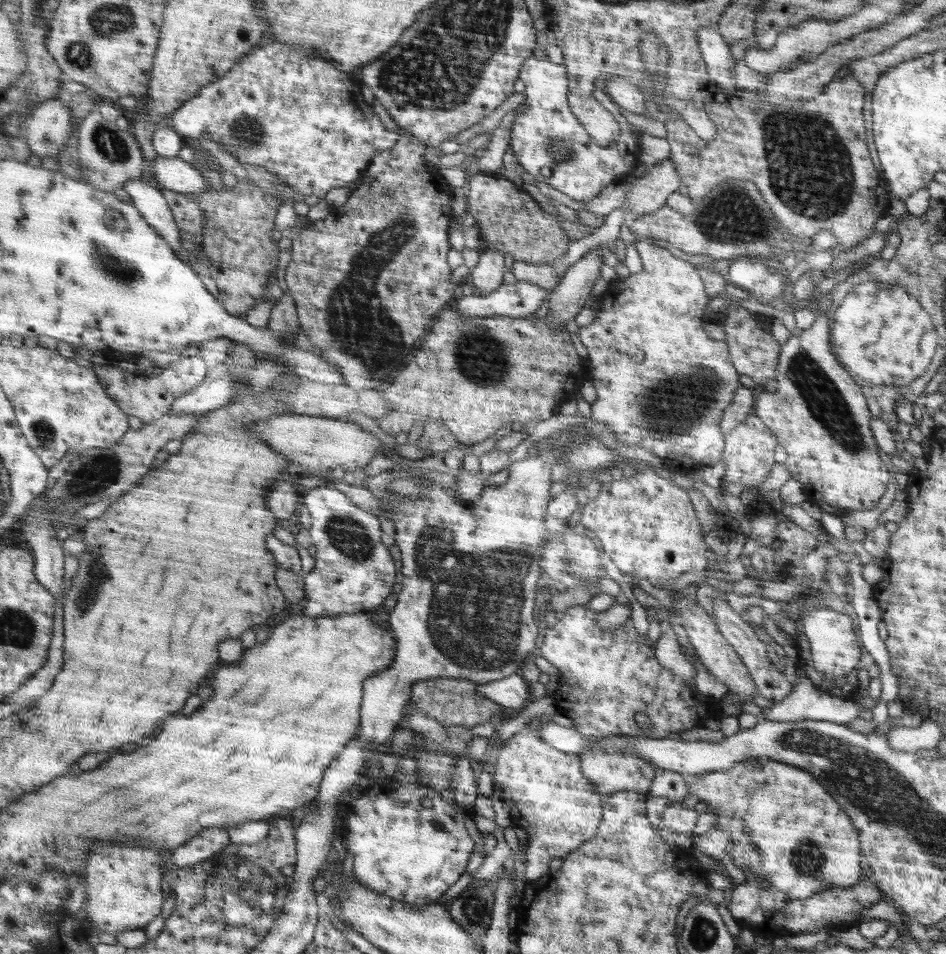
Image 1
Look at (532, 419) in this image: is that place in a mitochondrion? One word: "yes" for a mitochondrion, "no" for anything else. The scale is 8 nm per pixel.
no

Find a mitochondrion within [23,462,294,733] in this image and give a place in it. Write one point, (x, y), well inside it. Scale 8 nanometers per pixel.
(97, 573)

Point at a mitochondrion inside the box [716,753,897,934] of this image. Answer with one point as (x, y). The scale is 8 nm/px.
(807, 860)

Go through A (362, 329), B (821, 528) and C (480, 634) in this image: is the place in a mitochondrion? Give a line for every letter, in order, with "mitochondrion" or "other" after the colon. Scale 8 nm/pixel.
A: mitochondrion
B: other
C: mitochondrion

